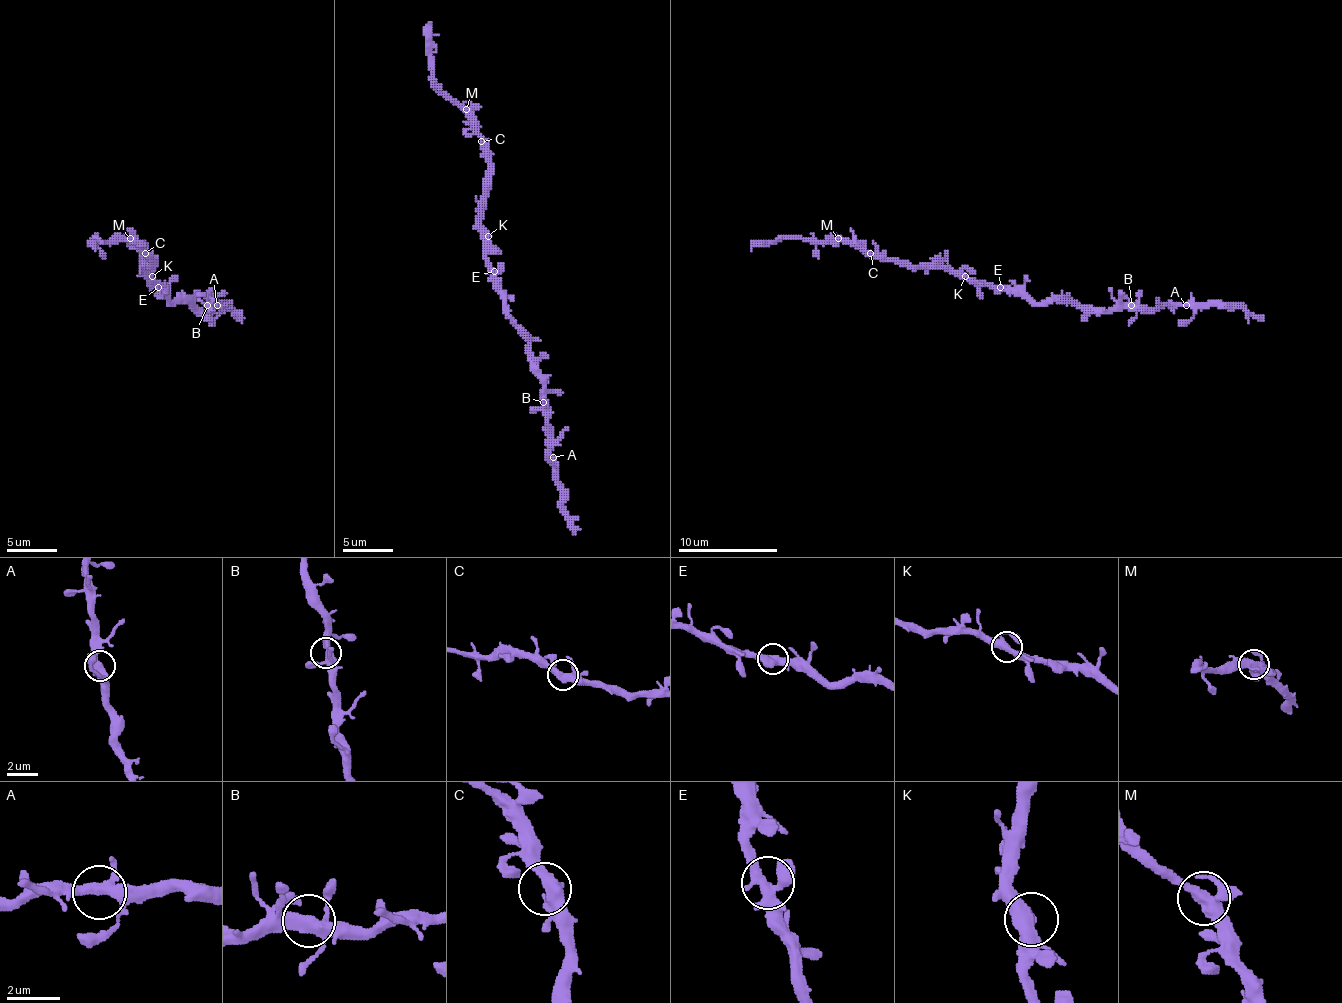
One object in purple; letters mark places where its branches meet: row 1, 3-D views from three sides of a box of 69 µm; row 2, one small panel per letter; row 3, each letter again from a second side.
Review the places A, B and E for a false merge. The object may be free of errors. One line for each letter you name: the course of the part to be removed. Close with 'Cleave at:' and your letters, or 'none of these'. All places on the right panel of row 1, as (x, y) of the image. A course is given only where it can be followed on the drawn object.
Cleave at: none of these

